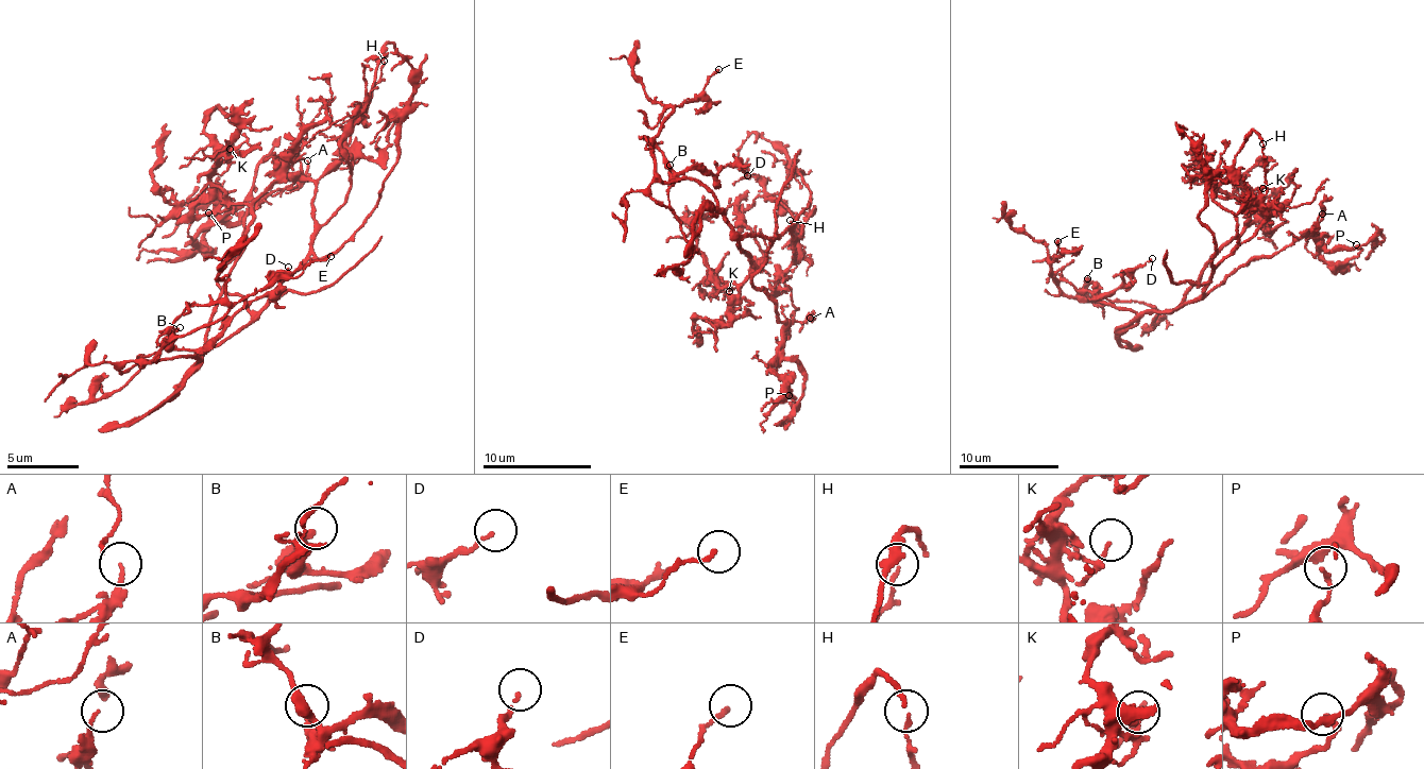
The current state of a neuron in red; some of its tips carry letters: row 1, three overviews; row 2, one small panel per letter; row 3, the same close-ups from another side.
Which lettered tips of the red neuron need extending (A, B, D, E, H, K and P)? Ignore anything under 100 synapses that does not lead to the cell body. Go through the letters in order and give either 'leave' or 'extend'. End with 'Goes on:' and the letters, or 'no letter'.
A: leave
B: leave
D: leave
E: leave
H: leave
K: leave
P: leave
Goes on: no letter

